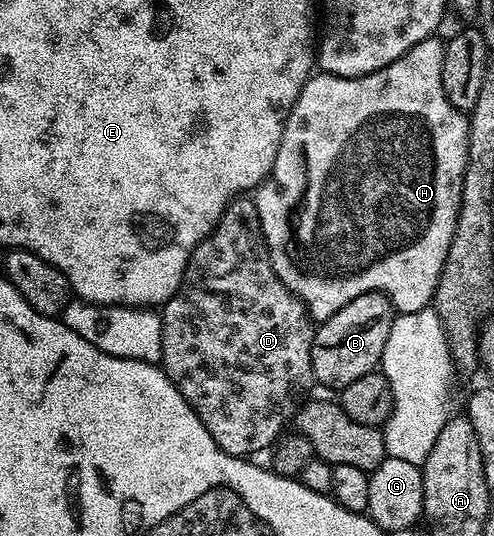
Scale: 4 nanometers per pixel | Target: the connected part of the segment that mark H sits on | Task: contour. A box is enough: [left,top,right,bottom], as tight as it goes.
[255,36,469,324]

